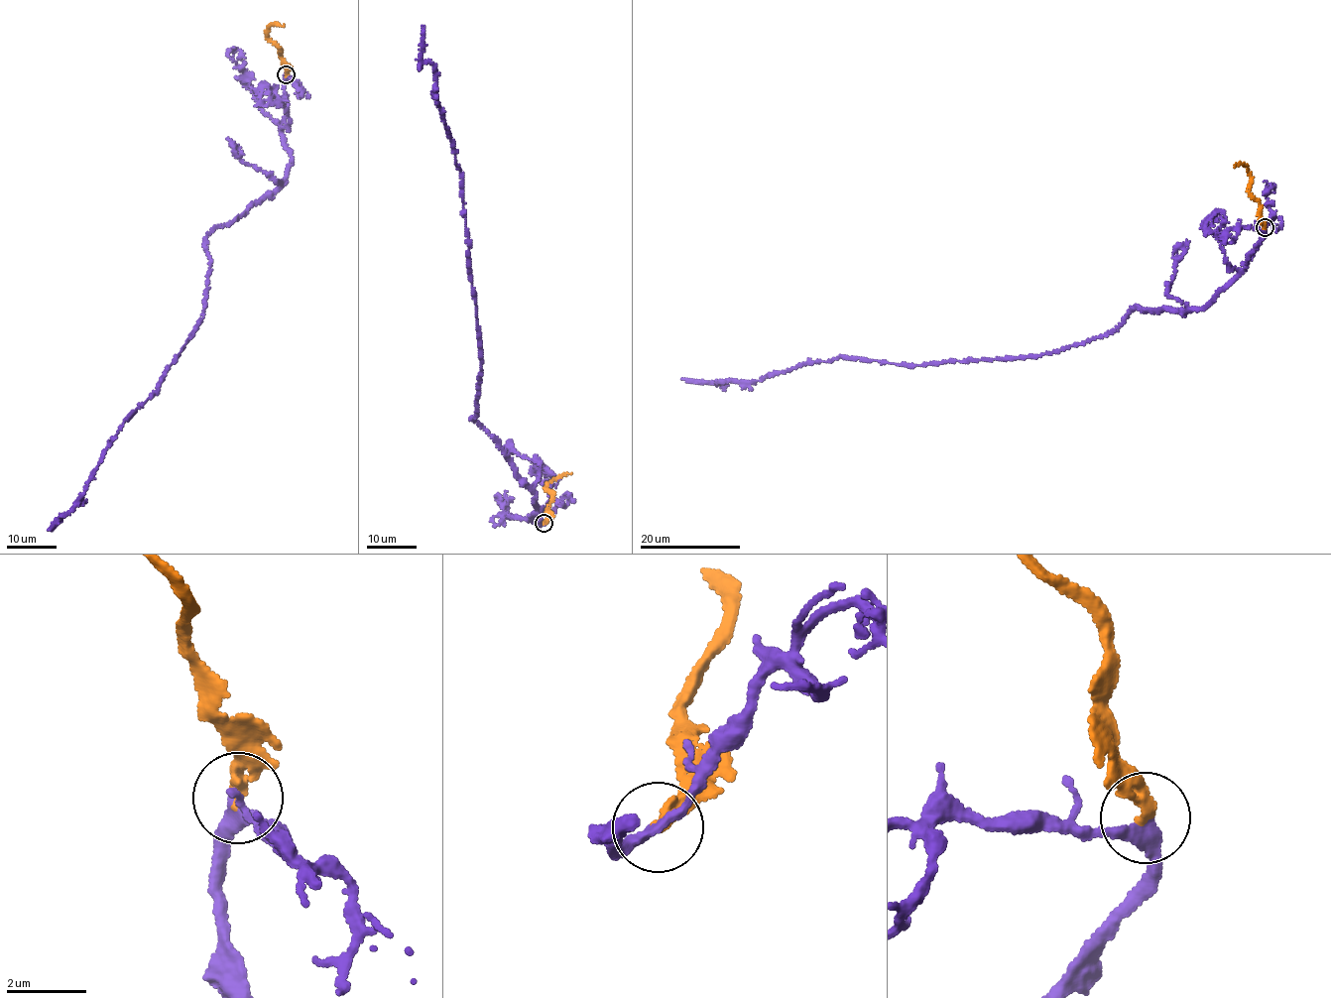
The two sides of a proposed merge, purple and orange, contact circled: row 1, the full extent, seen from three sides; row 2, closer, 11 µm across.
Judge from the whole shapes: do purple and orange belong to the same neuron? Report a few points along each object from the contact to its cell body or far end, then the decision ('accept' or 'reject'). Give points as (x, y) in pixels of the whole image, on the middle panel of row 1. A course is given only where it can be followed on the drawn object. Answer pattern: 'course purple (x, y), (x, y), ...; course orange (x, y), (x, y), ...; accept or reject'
course purple (544, 523), (531, 520), (534, 487), (472, 419), (482, 370), (460, 169), (435, 66), (421, 60), (423, 25); course orange (544, 523), (552, 497), (545, 488), (556, 477), (572, 472); accept

